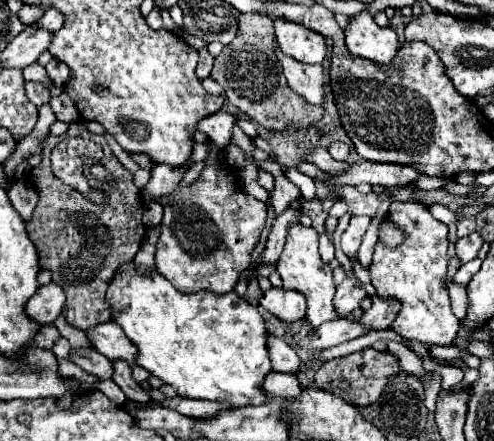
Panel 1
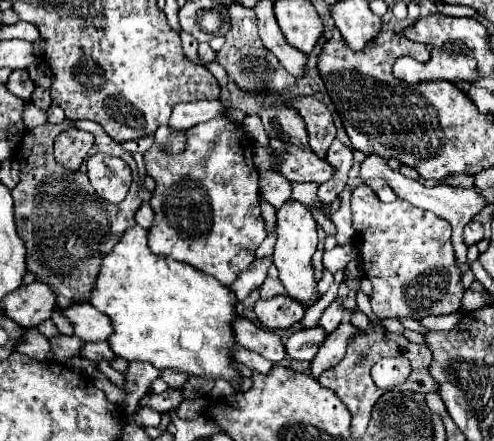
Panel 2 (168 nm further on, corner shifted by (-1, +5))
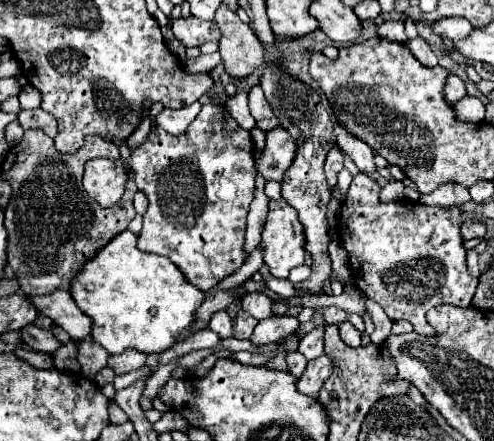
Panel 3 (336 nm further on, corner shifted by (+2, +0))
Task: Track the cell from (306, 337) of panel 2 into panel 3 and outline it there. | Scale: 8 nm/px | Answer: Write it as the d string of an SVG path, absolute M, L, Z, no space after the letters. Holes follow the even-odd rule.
M298 351L286 353L286 363L288 363L288 373L294 377L300 377L306 369L306 359Z

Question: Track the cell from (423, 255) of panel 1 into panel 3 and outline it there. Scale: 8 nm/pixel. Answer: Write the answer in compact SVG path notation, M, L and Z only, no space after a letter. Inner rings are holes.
M366 173L354 175L348 197L342 203L340 219L338 219L338 237L348 251L350 269L354 285L370 299L374 299L392 321L406 319L414 325L414 331L424 337L436 335L434 329L426 321L426 311L440 305L456 305L456 307L470 307L478 279L470 275L466 267L466 249L462 245L460 235L462 215L458 211L444 211L442 207L428 207L410 201L394 201L382 203L380 201L380 185Z

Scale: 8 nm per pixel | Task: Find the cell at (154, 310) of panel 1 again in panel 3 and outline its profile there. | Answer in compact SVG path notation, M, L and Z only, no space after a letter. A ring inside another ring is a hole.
M122 231L120 235L116 235L96 253L96 257L80 267L76 279L72 281L70 295L80 311L92 319L92 339L96 339L110 355L118 355L124 349L138 349L142 353L166 351L176 343L182 331L190 329L194 313L204 301L204 293L190 285L176 265L160 255L140 251L136 247L136 235L132 231Z

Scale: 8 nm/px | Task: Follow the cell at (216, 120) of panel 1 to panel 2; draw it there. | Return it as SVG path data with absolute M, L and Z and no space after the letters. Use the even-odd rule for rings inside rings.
M199 100L199 102L183 102L173 108L171 128L189 130L199 122L207 122L211 118L219 118L225 114L225 106L219 100Z

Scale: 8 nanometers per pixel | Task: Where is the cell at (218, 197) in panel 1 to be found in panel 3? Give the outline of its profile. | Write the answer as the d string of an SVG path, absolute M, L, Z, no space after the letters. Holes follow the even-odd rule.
M202 105L198 117L190 123L184 135L168 135L164 129L154 127L148 133L148 139L130 151L128 161L112 159L90 159L84 171L84 189L92 199L102 207L112 203L112 187L118 187L118 181L128 181L128 171L134 173L138 191L148 197L148 211L144 213L144 227L138 235L138 249L154 255L168 257L184 277L198 287L200 291L210 291L218 281L232 275L242 267L244 259L244 233L246 233L246 215L254 199L254 143L250 131L242 129L236 119L222 105Z

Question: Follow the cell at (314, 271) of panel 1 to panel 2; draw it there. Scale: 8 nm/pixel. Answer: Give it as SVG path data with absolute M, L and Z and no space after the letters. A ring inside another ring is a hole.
M287 200L279 210L277 210L277 244L275 244L275 266L279 268L279 280L285 286L287 294L295 300L299 300L305 308L315 304L321 296L317 290L317 280L315 270L313 270L313 254L317 250L317 224L309 212L309 208L297 200Z

